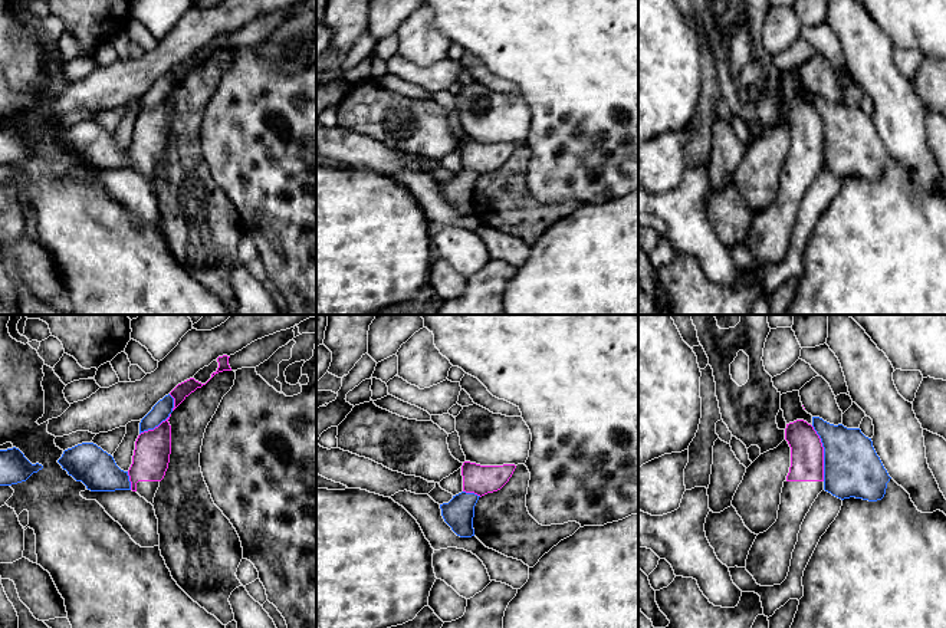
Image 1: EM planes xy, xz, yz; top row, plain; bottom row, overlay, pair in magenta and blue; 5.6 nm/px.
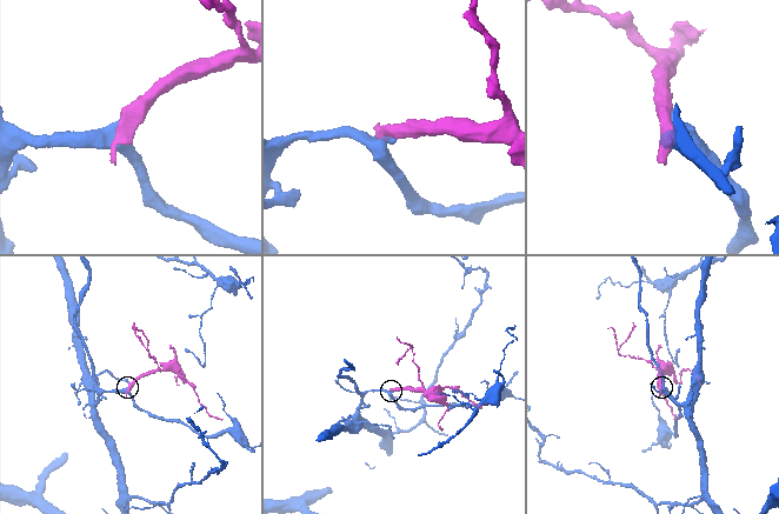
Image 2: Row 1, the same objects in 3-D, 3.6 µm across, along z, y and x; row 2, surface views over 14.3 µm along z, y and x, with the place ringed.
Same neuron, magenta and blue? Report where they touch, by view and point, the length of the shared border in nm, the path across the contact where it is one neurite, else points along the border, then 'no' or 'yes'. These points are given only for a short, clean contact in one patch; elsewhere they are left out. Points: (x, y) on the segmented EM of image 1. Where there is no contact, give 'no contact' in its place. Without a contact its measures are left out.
contact yz (823, 453); length 320 nm; no

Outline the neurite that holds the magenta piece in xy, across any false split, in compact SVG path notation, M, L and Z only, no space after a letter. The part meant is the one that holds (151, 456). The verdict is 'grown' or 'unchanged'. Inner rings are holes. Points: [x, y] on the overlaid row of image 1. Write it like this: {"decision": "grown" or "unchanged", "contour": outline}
{"decision": "grown", "contour": "M170 417L154 430L138 435L128 470L131 490L151 504L170 463L171 425L168 420Z"}

